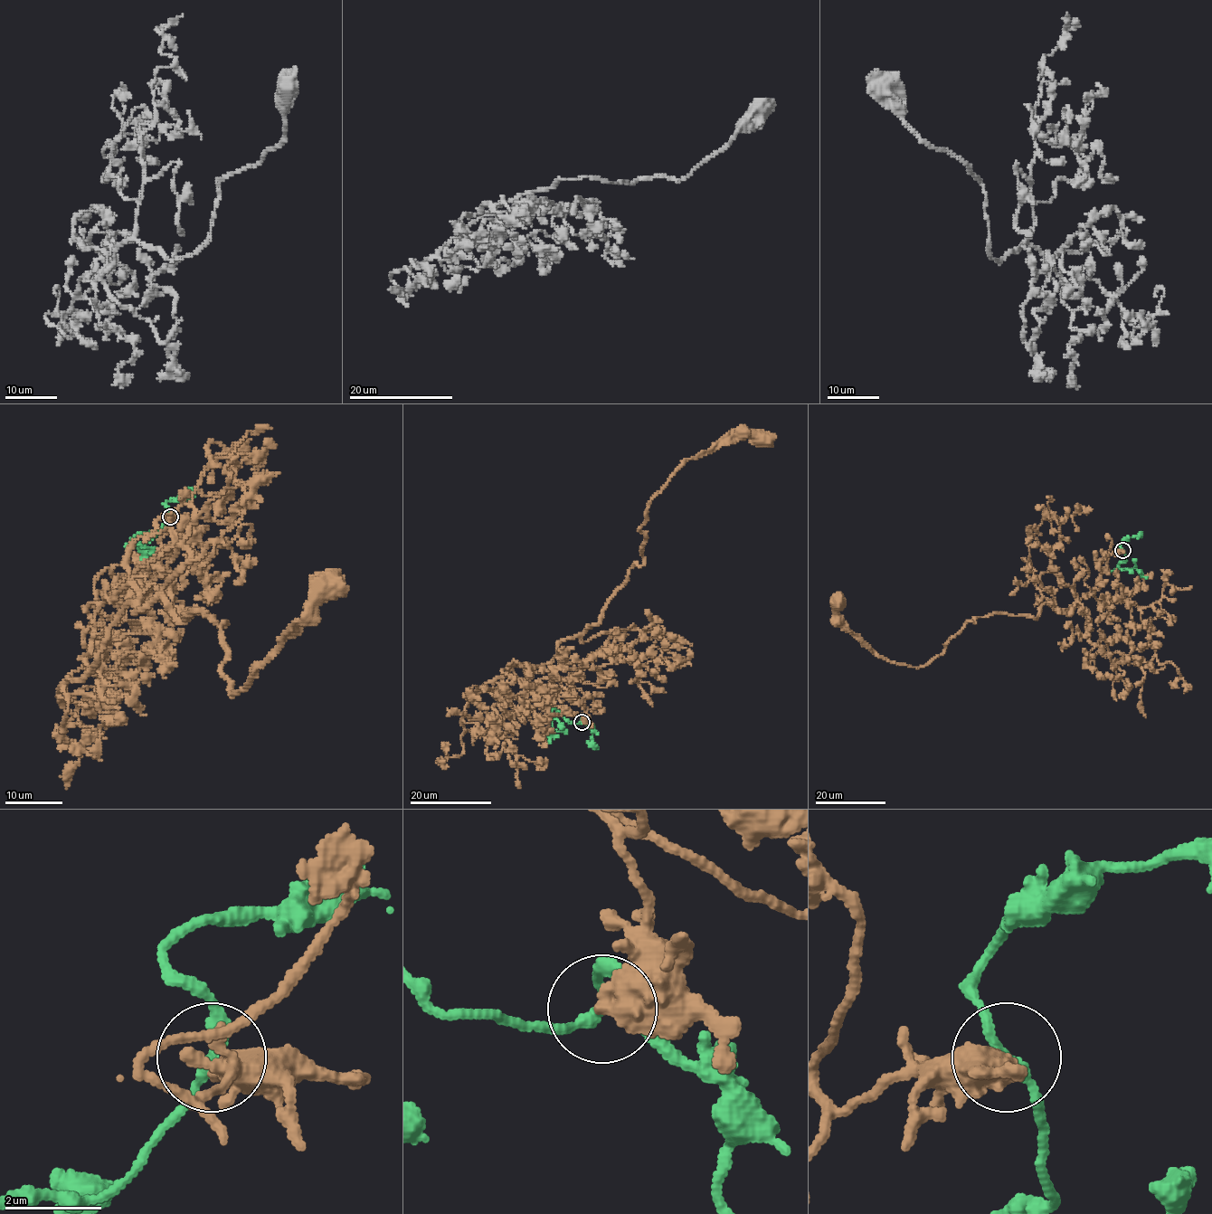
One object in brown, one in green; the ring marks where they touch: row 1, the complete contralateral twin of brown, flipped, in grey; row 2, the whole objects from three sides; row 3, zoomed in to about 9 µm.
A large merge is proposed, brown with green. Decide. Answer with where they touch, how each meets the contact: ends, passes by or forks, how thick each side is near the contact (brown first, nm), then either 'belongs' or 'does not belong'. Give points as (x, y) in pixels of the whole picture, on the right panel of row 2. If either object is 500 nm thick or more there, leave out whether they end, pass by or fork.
place (1122, 550); calibres 550 and 220 nm; belongs

